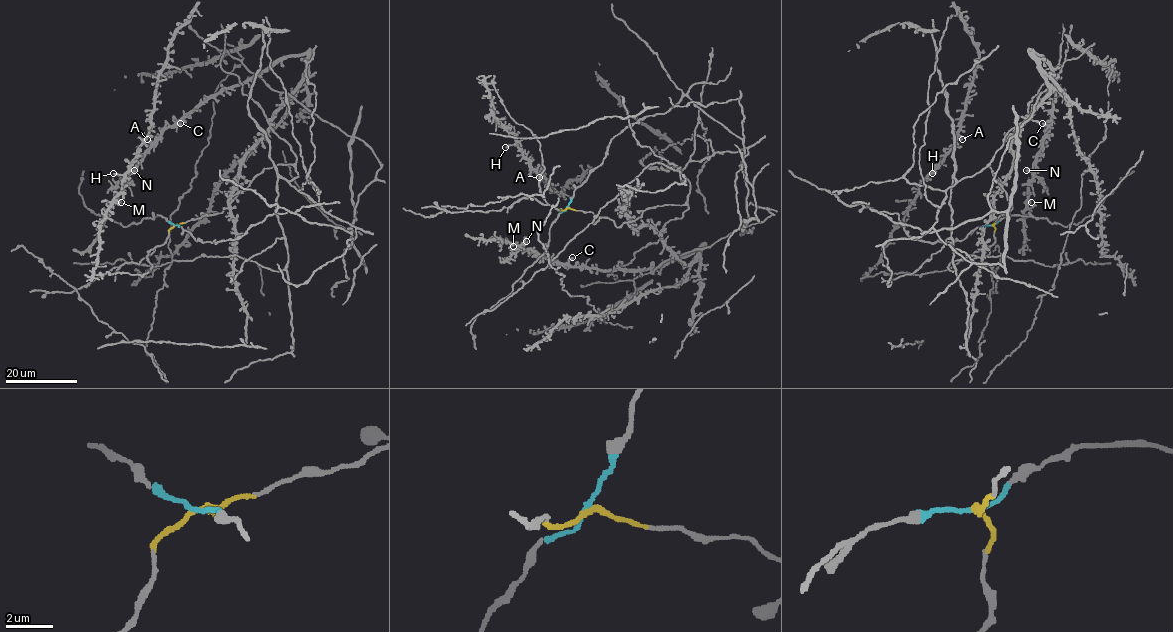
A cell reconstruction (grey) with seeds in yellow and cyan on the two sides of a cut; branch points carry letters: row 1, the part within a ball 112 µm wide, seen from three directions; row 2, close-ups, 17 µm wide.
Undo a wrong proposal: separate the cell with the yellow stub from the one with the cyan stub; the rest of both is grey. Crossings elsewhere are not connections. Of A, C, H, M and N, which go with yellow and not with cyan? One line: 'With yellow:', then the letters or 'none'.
With yellow: A, H

